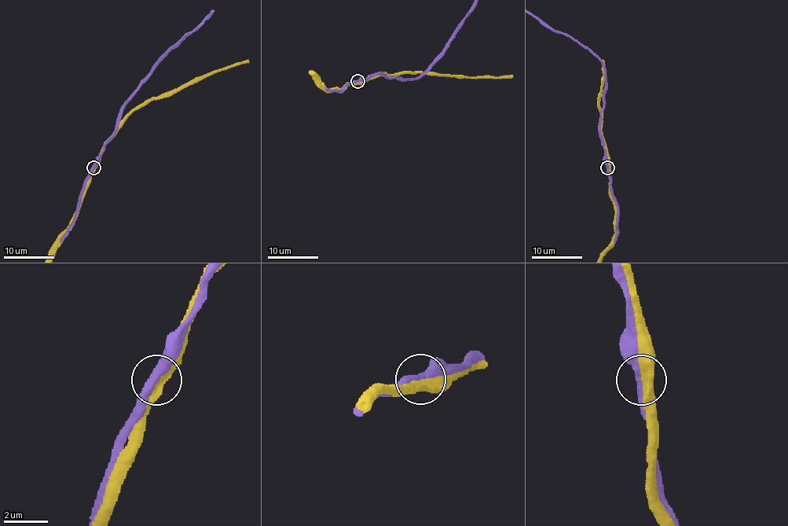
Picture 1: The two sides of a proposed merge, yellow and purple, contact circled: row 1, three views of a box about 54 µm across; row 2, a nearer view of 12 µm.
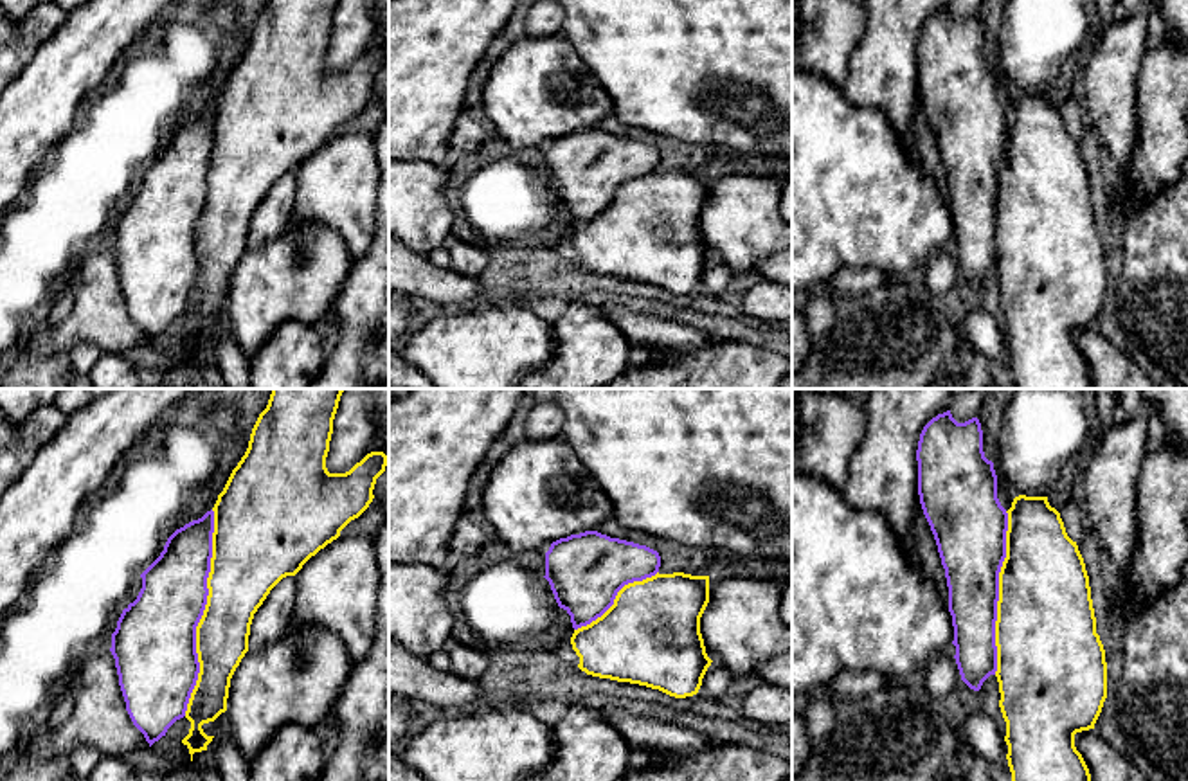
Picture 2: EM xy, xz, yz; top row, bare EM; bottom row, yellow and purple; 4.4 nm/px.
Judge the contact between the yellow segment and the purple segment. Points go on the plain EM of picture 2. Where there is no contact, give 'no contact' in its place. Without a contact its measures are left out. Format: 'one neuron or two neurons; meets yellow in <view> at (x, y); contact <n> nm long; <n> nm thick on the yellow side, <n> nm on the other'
one neuron; meets yellow in xy at (204, 209); contact 950 nm long; 280 nm thick on the yellow side, 360 nm on the other

